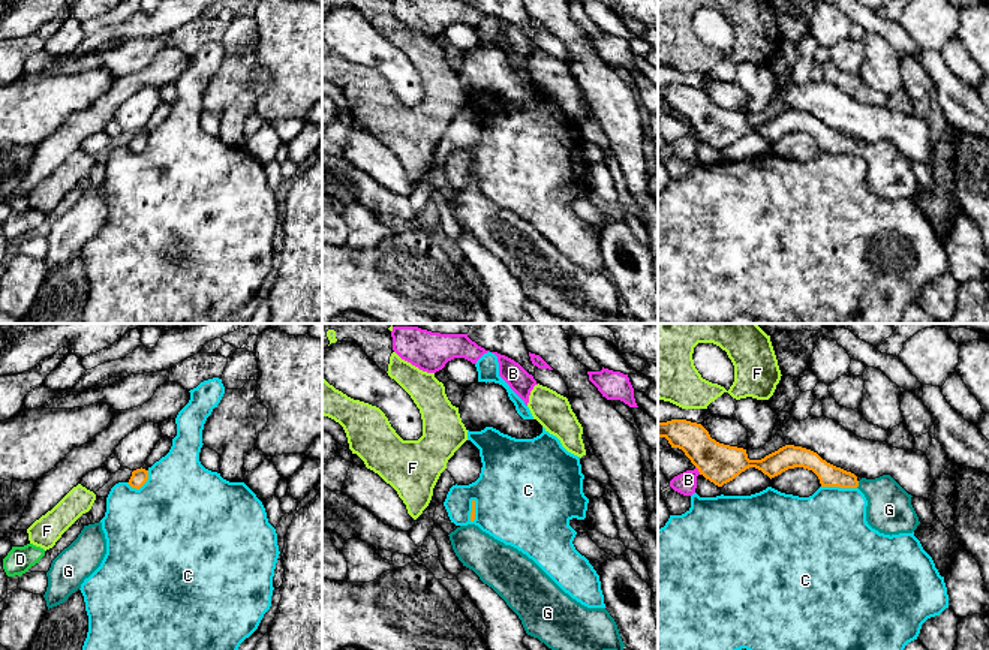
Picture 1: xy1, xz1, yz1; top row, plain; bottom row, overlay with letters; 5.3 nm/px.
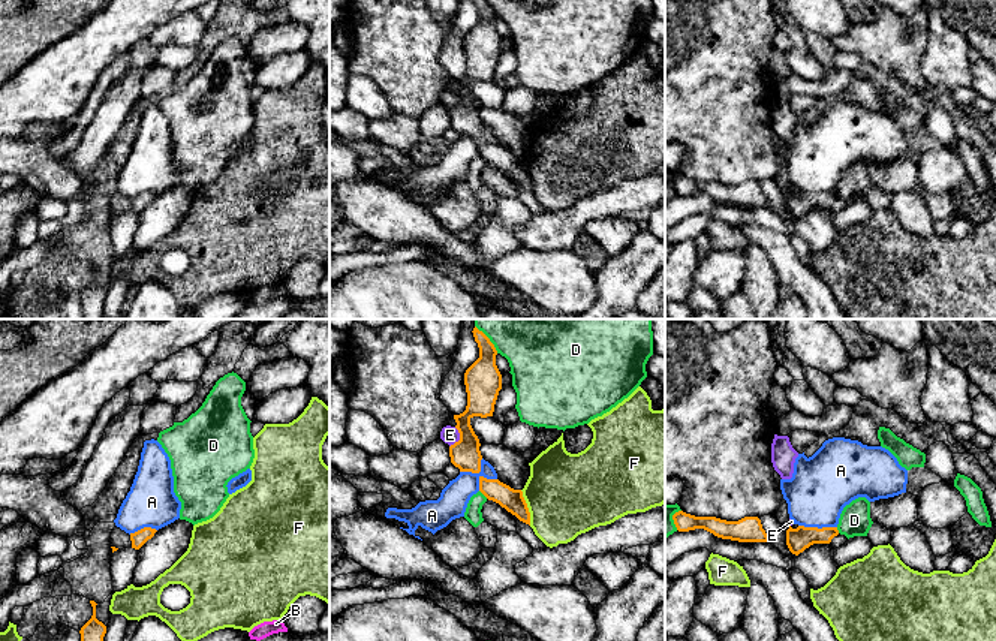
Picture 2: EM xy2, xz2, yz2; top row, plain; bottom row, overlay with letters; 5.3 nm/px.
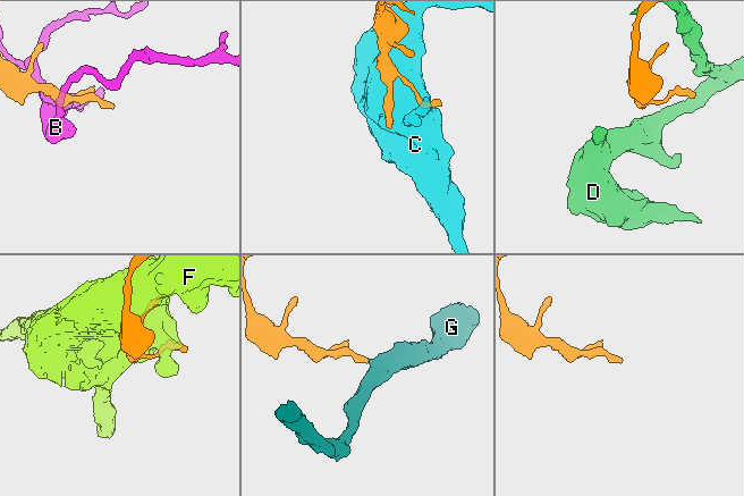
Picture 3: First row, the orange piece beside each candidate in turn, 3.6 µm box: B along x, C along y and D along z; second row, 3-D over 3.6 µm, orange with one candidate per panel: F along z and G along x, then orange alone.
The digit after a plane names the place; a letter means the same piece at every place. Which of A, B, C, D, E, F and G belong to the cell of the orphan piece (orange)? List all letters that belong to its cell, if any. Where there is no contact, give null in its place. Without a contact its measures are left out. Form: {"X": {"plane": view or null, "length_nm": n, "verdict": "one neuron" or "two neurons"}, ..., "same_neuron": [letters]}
{"A": {"plane": "xz2", "length_nm": 200, "verdict": "two neurons"}, "B": {"plane": "yz1", "length_nm": 50, "verdict": "two neurons"}, "C": {"plane": "yz1", "length_nm": 190, "verdict": "two neurons"}, "D": {"plane": "xz2", "length_nm": 60, "verdict": "two neurons"}, "E": {"plane": "xz2", "length_nm": 120, "verdict": "two neurons"}, "F": {"plane": "xz2", "length_nm": 200, "verdict": "two neurons"}, "G": {"plane": "yz1", "length_nm": 40, "verdict": "one neuron"}, "same_neuron": ["G"]}

